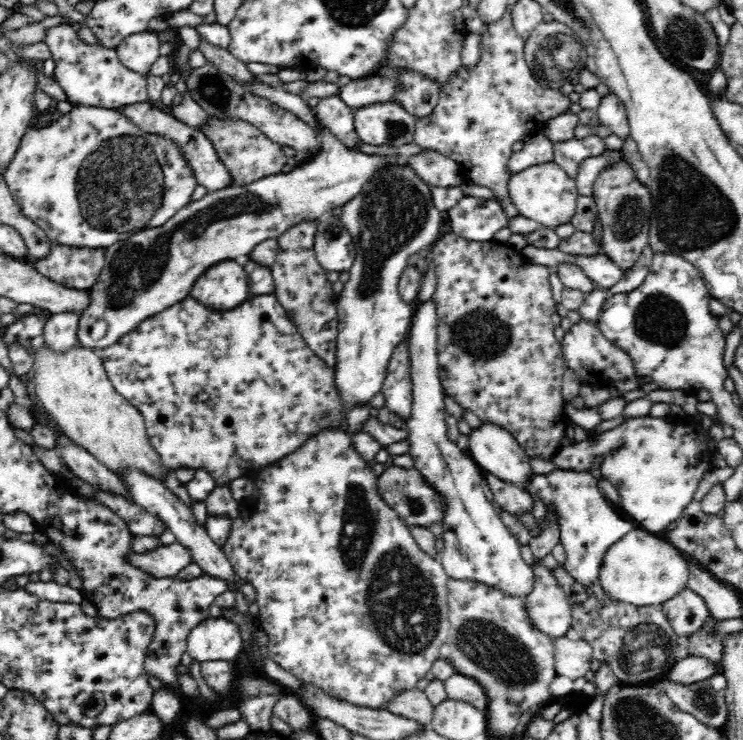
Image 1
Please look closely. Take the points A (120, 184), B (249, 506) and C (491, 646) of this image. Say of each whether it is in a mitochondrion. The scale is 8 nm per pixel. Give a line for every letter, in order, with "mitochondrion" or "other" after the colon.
A: mitochondrion
B: other
C: mitochondrion

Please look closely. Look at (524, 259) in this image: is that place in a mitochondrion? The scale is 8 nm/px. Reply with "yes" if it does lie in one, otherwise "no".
no

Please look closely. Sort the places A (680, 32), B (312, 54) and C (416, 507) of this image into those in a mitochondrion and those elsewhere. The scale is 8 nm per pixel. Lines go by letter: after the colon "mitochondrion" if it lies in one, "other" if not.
A: mitochondrion
B: other
C: mitochondrion

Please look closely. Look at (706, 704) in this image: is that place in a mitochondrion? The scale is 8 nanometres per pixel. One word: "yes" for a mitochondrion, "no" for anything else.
yes

